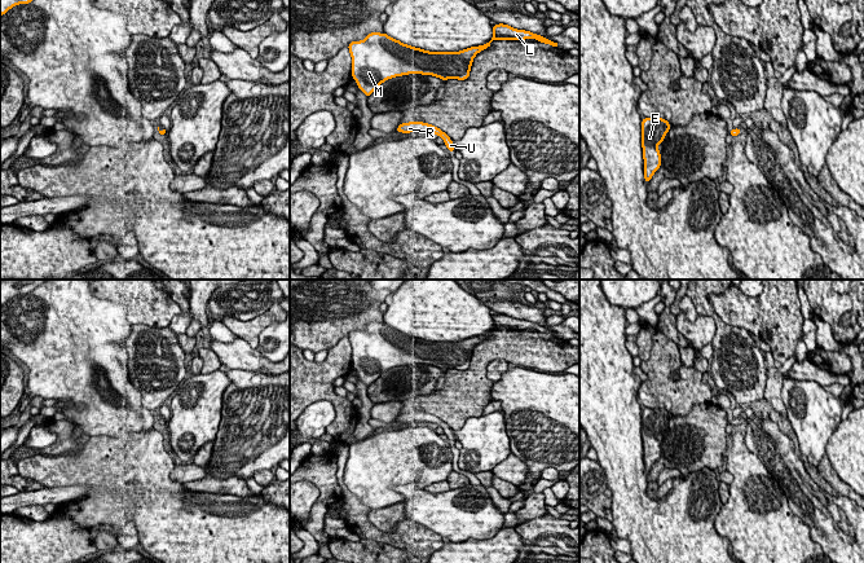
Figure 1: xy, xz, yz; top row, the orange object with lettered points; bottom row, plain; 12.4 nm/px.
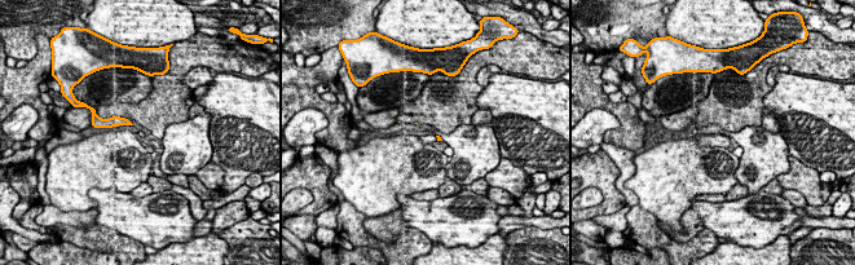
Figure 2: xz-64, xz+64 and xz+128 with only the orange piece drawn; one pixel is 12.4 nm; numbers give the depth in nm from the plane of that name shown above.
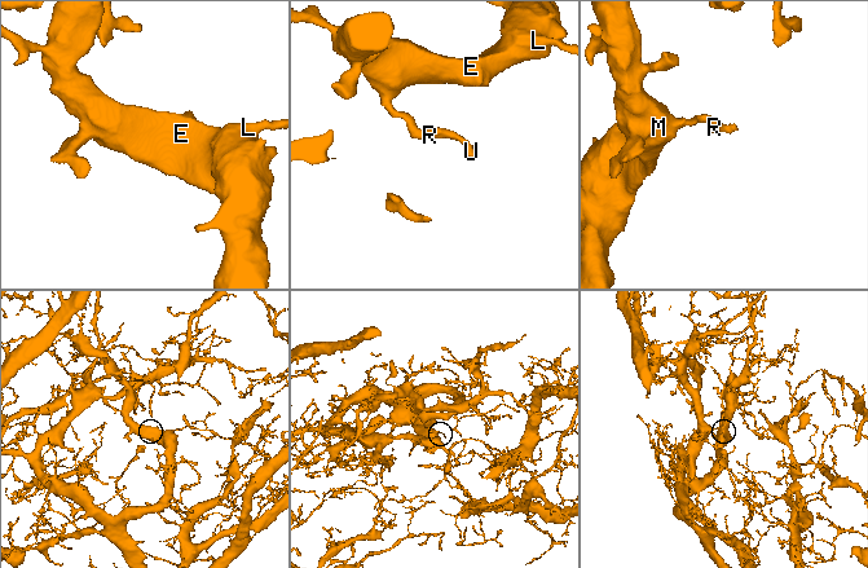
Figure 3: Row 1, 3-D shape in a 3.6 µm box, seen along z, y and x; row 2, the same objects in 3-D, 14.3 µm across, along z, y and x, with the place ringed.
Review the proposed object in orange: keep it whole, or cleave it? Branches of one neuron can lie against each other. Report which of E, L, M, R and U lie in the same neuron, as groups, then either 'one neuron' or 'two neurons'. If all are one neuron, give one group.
E L M R U; one neuron

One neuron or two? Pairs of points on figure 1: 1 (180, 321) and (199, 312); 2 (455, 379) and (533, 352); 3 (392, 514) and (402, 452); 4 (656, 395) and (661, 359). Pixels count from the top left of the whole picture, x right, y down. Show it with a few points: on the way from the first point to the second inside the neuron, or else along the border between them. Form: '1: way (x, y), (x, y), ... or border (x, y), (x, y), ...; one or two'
1: border (192, 293), (190, 324), (184, 331); two
2: way (475, 368), (492, 351), (514, 351); one
3: border (400, 502), (380, 509), (370, 509); two
4: way (658, 386), (658, 368); one

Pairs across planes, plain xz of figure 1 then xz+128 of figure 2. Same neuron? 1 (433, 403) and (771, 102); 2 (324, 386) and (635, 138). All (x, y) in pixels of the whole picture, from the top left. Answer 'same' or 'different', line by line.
1: different
2: same

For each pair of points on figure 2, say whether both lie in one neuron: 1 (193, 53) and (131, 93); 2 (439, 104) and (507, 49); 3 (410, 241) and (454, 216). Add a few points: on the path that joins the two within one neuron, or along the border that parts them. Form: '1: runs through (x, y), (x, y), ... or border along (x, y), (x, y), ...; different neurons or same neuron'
1: border along (151, 76), (151, 91), (140, 101), (129, 102); different neurons
2: runs through (455, 87), (484, 57), (490, 56); same neuron
3: border along (410, 228), (422, 232), (433, 243); different neurons

